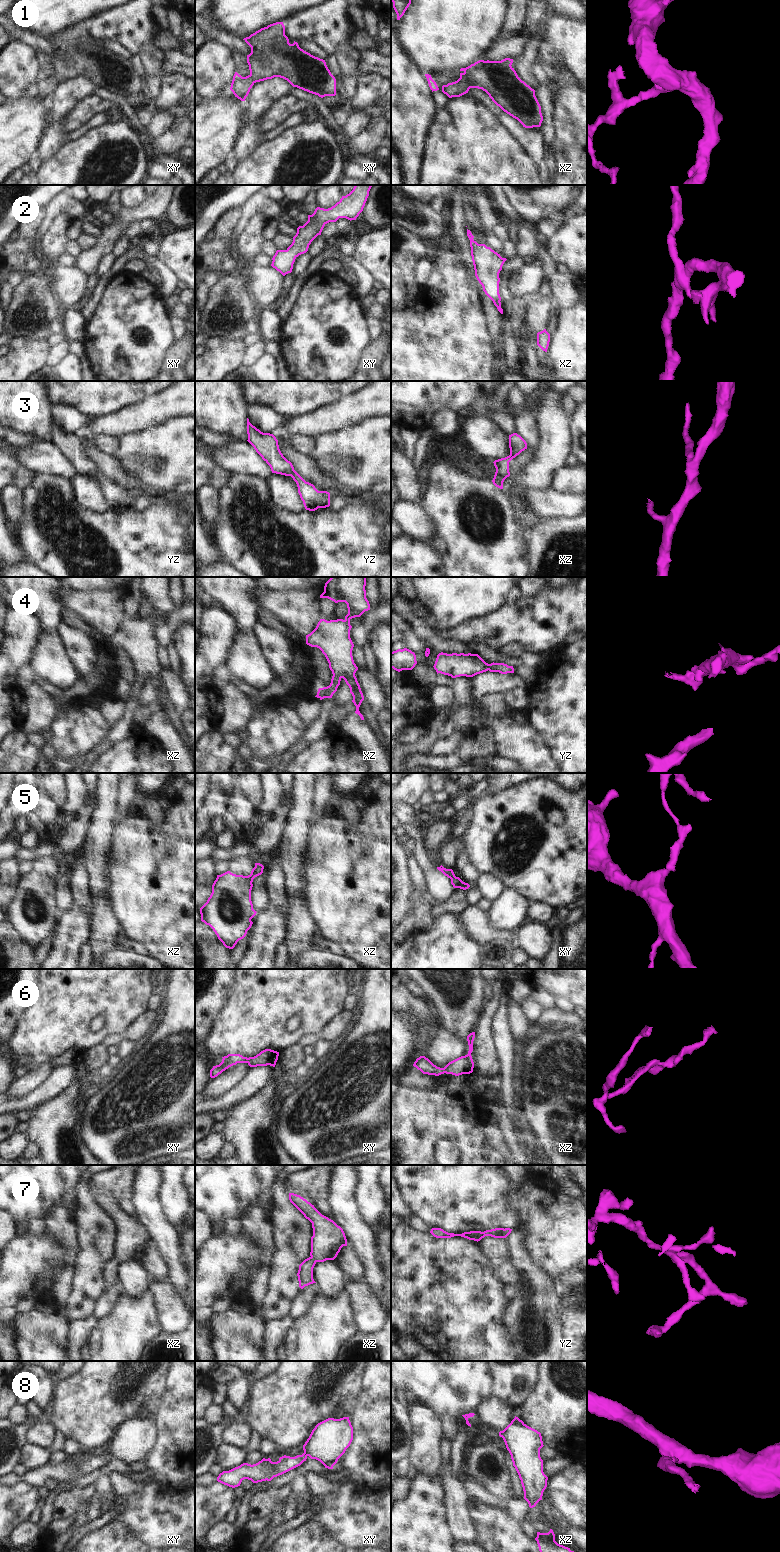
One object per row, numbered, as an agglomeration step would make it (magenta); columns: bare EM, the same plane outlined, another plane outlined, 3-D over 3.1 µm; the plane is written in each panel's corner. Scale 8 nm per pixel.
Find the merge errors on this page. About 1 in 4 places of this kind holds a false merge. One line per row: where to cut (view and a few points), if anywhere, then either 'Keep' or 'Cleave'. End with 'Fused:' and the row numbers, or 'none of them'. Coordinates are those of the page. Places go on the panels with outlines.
1: No split. Keep
2: No split. Keep
3: No split. Keep
4: No split. Keep
5: No split. Keep
6: No split. Keep
7: No split. Keep
8: Split along xy (304, 1451), (307, 1455). Cleave
Fused: 8.

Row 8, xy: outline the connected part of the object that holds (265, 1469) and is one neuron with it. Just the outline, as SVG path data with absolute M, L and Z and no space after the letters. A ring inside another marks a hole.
M305 1452L295 1457L284 1455L277 1462L272 1462L270 1458L263 1458L253 1465L243 1463L229 1471L223 1471L217 1477L217 1481L232 1488L240 1486L244 1479L251 1480L253 1483L271 1481L274 1477L300 1466L306 1459Z

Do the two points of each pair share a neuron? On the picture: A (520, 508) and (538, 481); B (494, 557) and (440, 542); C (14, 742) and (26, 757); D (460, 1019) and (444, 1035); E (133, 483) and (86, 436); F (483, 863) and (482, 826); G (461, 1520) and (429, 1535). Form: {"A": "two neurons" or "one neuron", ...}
{"A": "one neuron", "B": "one neuron", "C": "one neuron", "D": "two neurons", "E": "one neuron", "F": "one neuron", "G": "two neurons"}

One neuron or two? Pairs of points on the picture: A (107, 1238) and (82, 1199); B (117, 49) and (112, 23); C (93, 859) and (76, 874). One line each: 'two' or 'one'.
A: one
B: two
C: two

